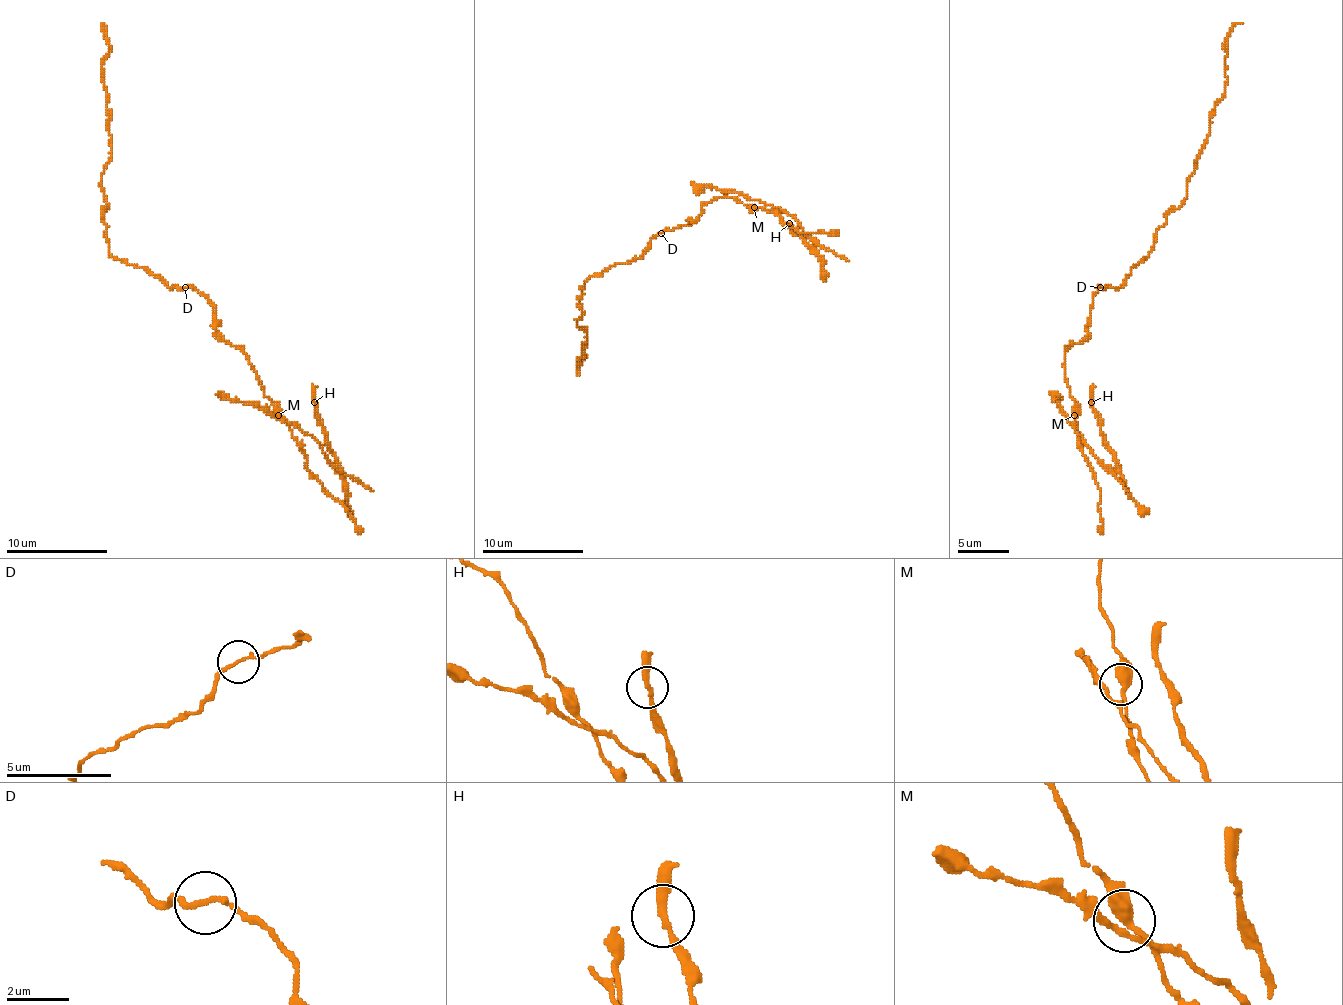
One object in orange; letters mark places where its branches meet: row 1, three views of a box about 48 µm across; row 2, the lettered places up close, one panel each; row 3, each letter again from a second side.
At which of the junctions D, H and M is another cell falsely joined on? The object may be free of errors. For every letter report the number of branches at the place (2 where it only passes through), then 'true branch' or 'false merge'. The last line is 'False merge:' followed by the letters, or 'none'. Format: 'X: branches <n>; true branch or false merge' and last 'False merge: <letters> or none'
D: branches 2; true branch
H: branches 2; true branch
M: branches 2; true branch
False merge: none

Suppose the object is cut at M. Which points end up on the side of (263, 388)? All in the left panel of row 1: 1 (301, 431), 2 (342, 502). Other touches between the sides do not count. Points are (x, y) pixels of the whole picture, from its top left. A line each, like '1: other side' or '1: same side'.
1: other side
2: same side

